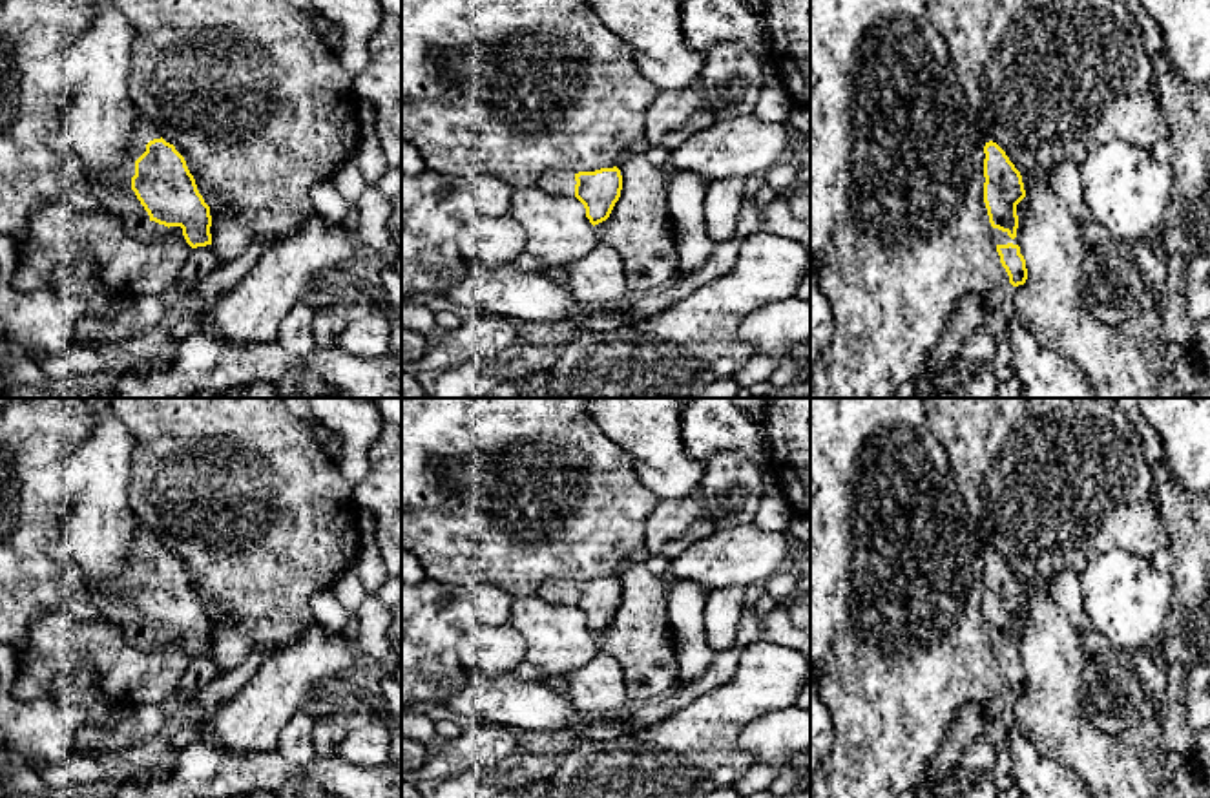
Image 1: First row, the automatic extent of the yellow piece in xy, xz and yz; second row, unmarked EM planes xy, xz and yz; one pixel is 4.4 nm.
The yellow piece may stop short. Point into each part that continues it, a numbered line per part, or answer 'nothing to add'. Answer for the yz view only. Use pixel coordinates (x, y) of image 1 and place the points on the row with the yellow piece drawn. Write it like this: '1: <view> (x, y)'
1: yz (1001, 238)

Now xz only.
1: xz (553, 181)

